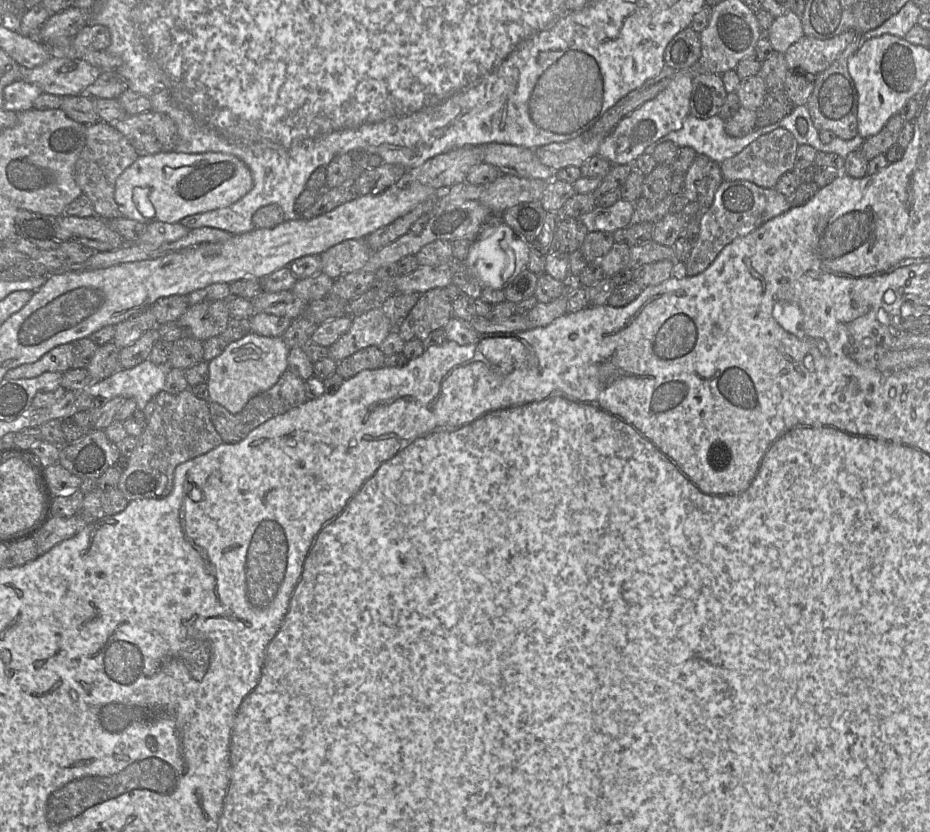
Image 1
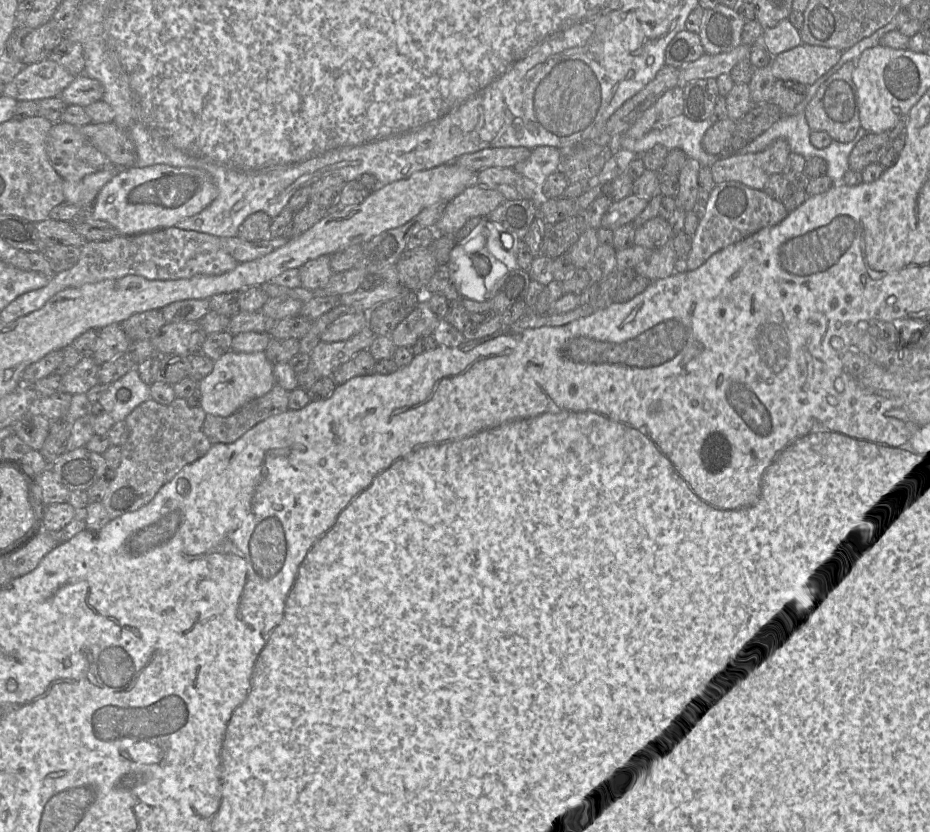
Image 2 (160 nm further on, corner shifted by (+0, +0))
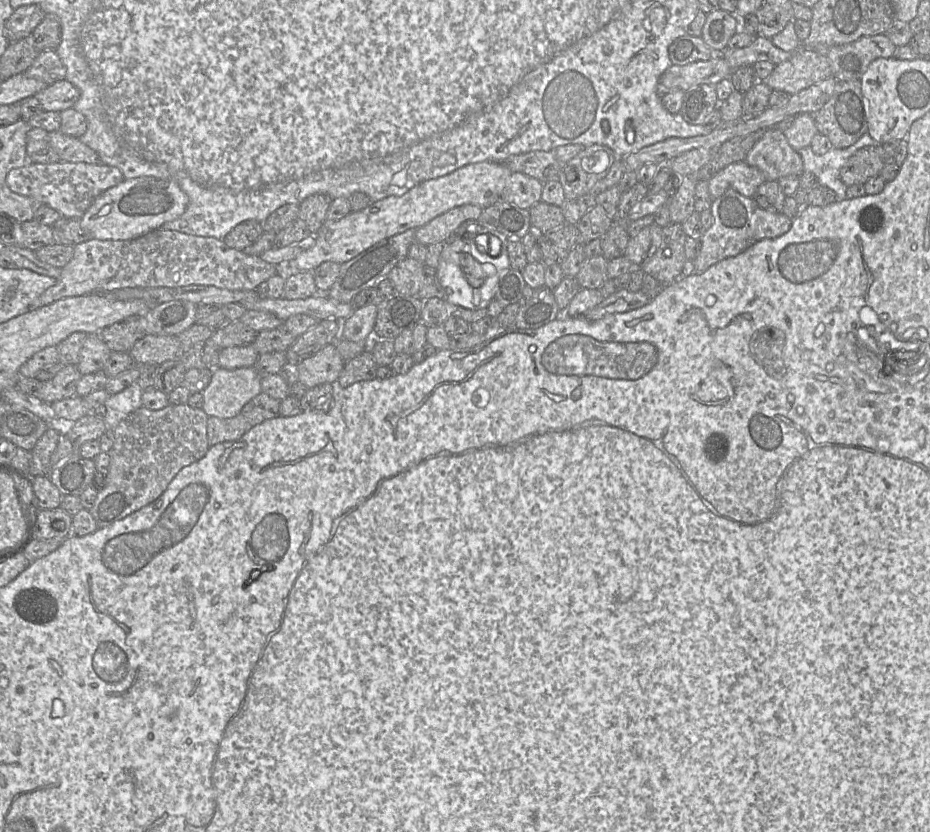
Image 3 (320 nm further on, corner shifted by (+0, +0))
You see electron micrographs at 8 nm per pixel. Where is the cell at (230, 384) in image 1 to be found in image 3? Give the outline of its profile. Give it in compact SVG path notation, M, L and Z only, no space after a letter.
M216 367L212 370L210 383L203 390L202 410L210 416L232 418L254 397L262 393L261 375L254 367L243 367L228 370Z

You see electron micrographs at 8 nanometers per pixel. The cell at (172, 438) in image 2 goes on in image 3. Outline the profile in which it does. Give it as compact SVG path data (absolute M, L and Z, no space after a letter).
M188 404L159 410L139 407L113 428L114 442L108 452L110 464L104 484L89 509L97 527L105 527L157 499L177 473L208 452L208 415Z

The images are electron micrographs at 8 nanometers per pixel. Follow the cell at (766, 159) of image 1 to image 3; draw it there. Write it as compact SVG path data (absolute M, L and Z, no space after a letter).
M745 161L731 163L709 180L712 202L727 189L733 189L745 197L753 197L764 181L765 177L758 168Z

